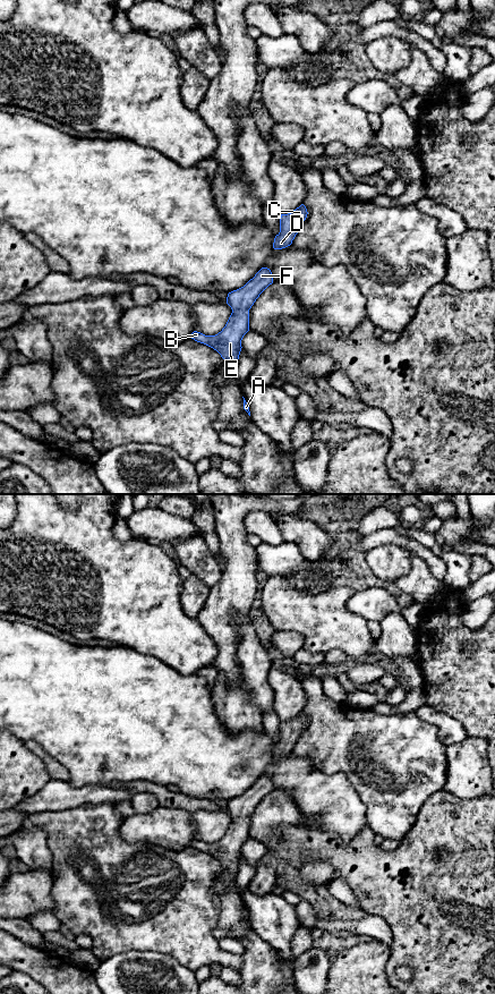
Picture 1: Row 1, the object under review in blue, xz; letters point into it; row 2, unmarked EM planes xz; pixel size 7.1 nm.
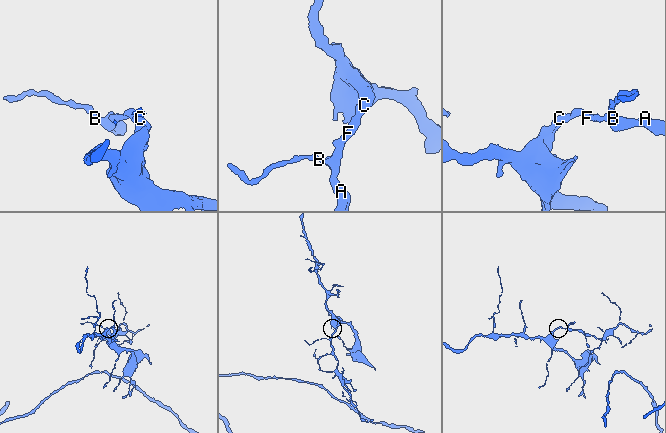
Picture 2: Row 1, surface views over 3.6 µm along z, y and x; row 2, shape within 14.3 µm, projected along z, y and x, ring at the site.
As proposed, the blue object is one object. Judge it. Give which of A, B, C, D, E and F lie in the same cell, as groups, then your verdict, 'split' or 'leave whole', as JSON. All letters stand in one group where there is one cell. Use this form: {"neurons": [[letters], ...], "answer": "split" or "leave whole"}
{"neurons": [["A", "B", "C", "D", "E", "F"]], "answer": "leave whole"}

